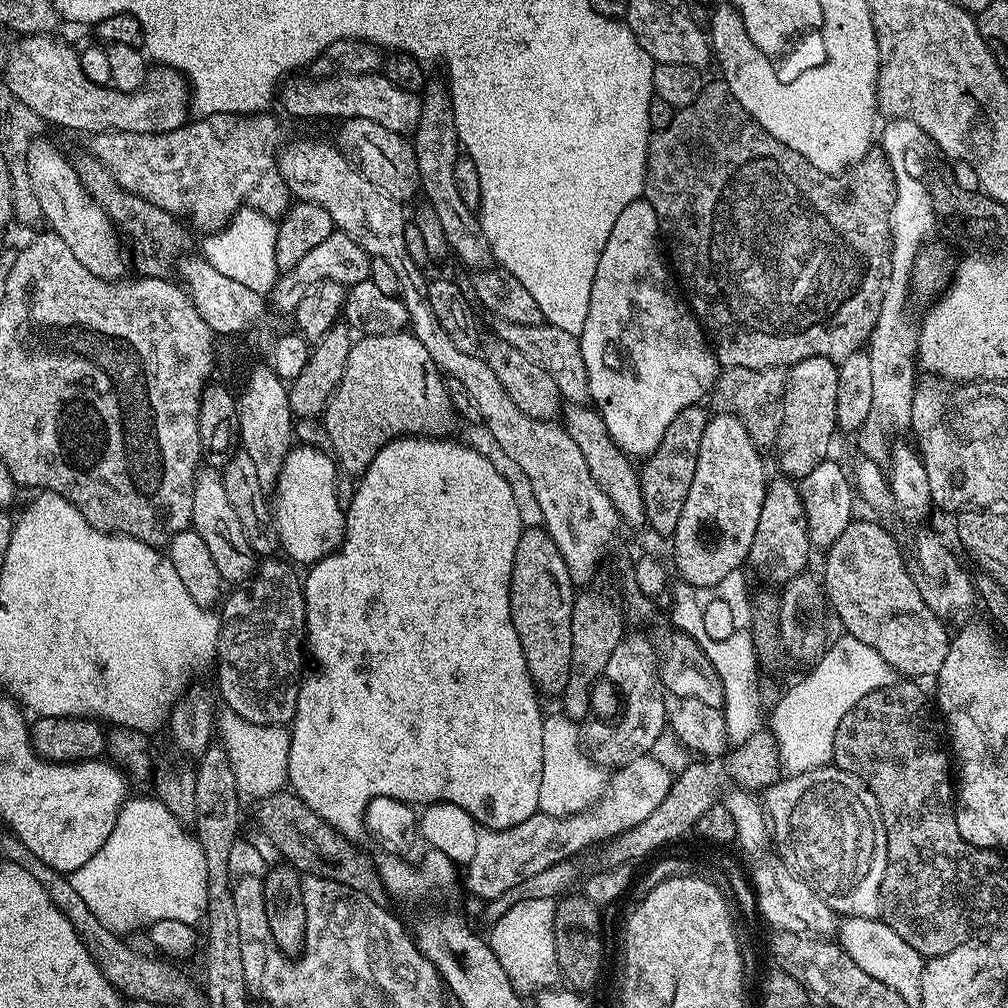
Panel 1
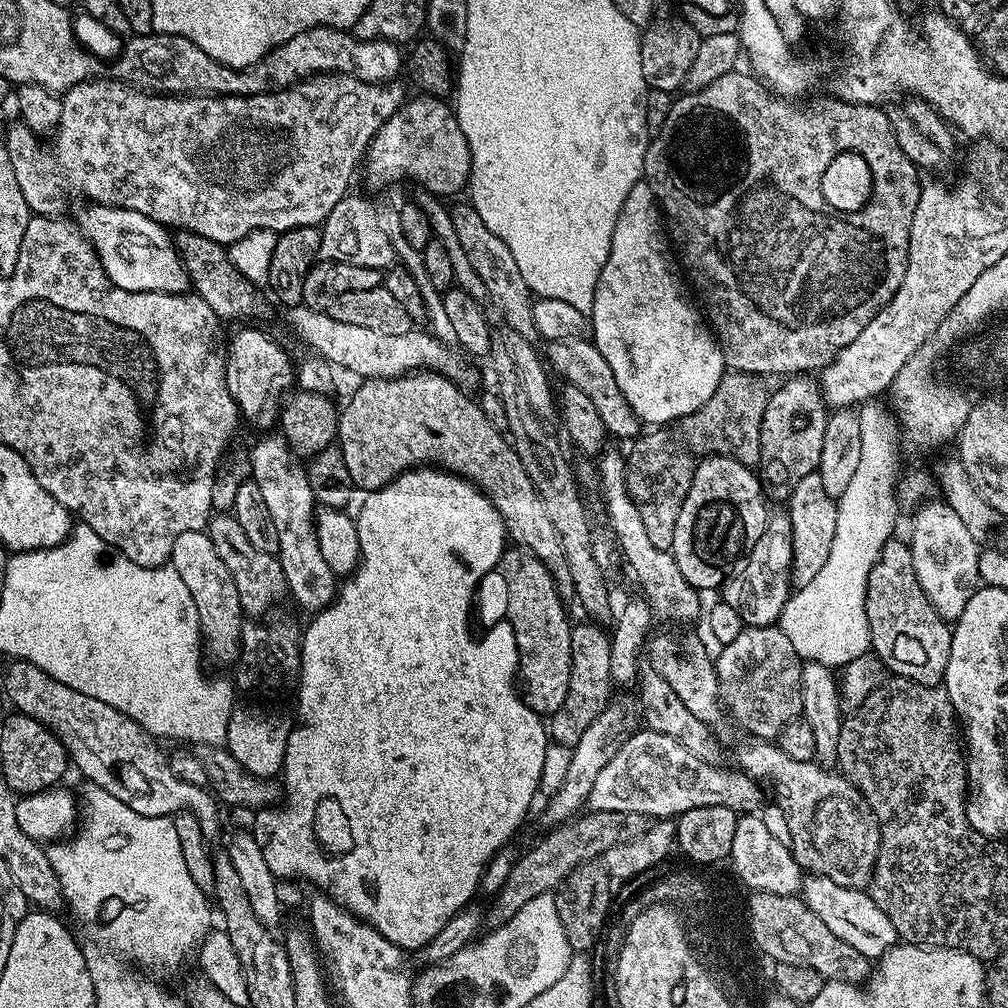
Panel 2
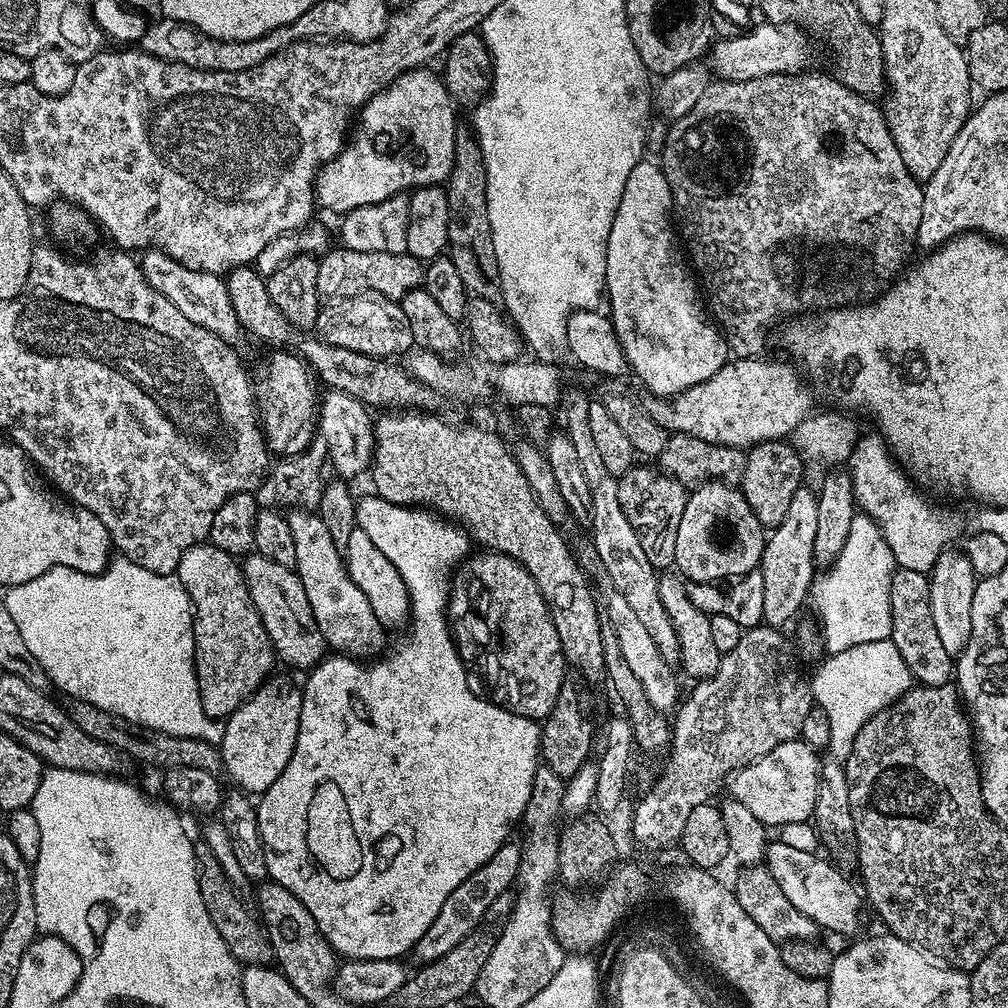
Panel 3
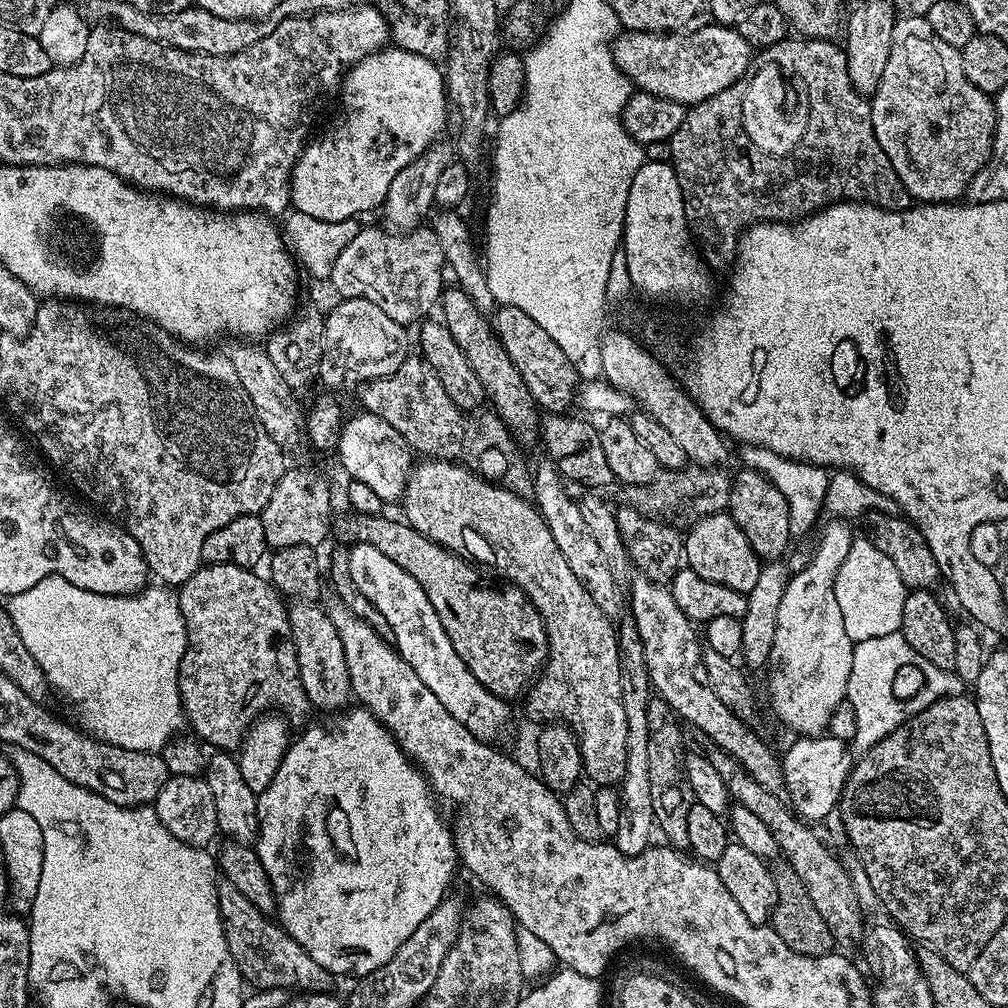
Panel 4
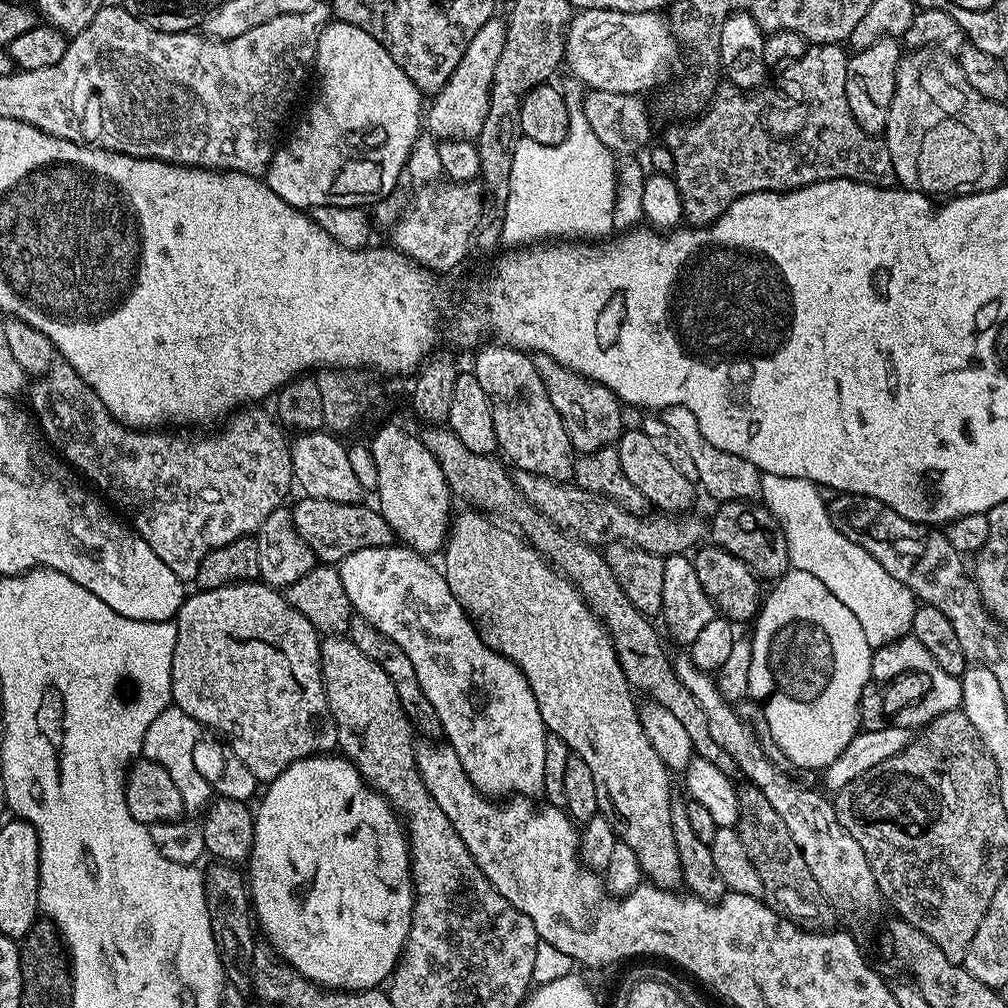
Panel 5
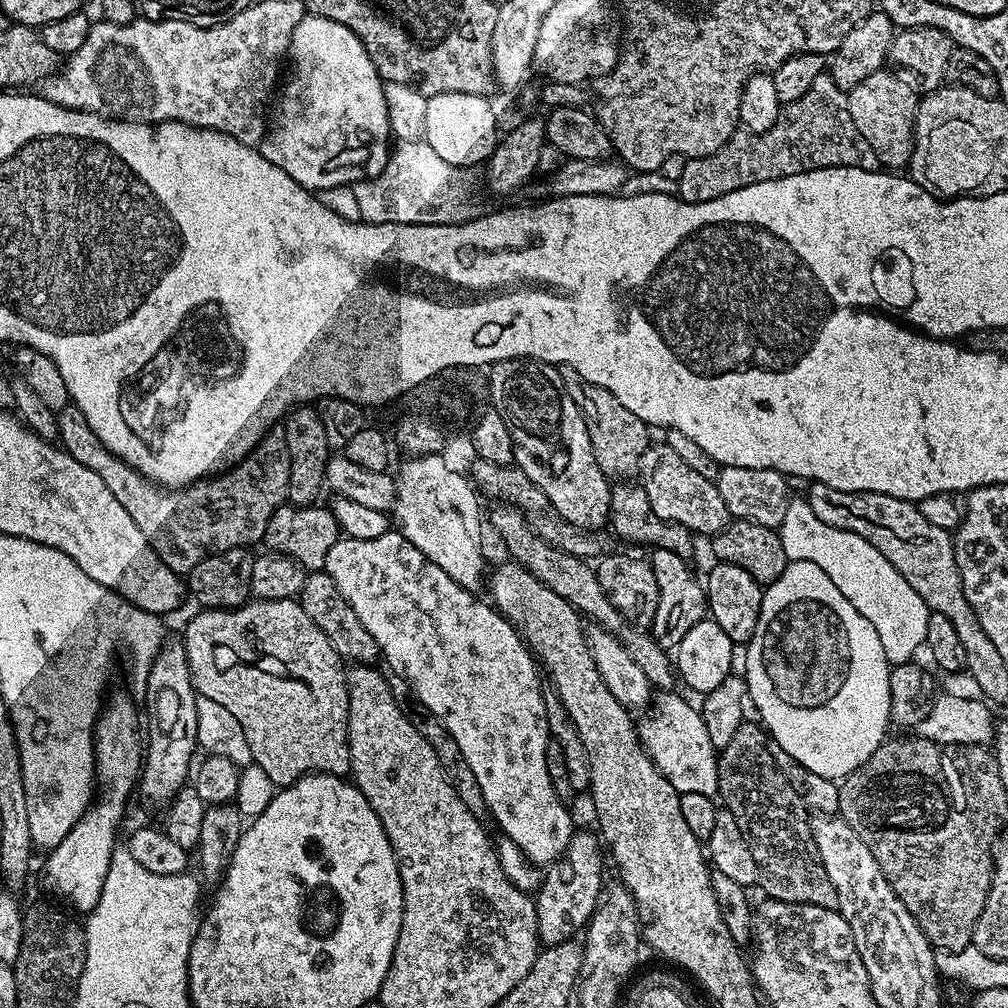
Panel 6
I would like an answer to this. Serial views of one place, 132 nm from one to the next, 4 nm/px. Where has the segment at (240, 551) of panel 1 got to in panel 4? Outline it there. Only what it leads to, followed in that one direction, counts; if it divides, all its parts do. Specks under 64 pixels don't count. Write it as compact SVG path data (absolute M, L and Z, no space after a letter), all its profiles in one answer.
M296 602L288 608L288 621L309 705L313 709L321 708L324 714L347 709L353 694L346 670L346 654L342 652L342 638L338 638L338 630L334 630L334 622L330 622L327 611L316 602Z

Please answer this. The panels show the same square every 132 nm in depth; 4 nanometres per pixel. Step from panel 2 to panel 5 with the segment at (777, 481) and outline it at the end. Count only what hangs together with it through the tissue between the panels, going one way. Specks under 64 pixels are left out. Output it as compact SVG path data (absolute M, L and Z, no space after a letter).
M726 500L720 508L710 516L710 540L715 547L734 554L761 581L775 582L790 570L788 563L788 547L786 534L782 534L782 526L776 516L763 503L751 500Z

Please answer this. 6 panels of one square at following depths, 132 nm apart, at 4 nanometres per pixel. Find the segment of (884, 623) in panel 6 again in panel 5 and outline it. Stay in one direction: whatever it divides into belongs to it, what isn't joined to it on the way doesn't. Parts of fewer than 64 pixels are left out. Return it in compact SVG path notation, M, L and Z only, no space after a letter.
M769 472L763 473L760 477L762 503L775 514L776 520L782 526L782 534L786 534L789 565L797 572L814 574L814 578L818 578L818 582L822 582L822 586L826 586L826 590L830 590L830 594L838 598L838 602L843 602L858 618L862 634L866 634L866 642L870 642L874 650L893 644L911 633L918 601L906 585L898 582L898 578L894 578L894 574L890 574L890 570L886 570L886 566L878 562L878 558L862 550L858 542L850 542L846 534L842 534L833 526L827 507L822 506L822 500L820 504L820 492L821 489L817 485L802 478L786 478L782 474Z

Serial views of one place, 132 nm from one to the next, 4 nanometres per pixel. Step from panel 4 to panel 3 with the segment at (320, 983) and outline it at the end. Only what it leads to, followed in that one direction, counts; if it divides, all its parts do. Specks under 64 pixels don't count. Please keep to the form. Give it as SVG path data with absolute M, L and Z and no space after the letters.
M203 842L197 843L195 850L196 877L198 878L198 890L202 894L202 906L206 906L206 910L210 914L210 922L214 922L214 926L218 926L218 934L222 934L230 954L244 966L268 964L273 959L272 943L268 941L268 934L254 915L253 909L249 905L248 909L240 901L241 893L228 881L222 866L218 866L218 858L214 858L208 845Z

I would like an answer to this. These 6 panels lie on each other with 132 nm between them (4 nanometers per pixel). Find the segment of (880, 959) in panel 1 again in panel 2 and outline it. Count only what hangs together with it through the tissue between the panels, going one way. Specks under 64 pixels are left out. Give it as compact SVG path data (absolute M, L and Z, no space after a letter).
M808 874L802 880L802 899L838 938L842 938L842 942L846 942L846 946L858 950L860 956L879 958L897 943L898 937L890 918L878 910L867 891L840 886L825 876Z

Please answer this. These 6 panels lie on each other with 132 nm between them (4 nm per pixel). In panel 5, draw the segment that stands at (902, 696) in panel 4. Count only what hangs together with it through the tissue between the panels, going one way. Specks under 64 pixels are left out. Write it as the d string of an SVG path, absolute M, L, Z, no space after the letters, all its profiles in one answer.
M909 634L900 640L896 640L893 644L887 644L873 651L873 681L878 682L878 680L881 680L881 682L887 682L905 674L920 674L916 672L925 672L928 675L928 684L926 680L926 687L919 698L905 704L899 712L895 713L895 723L902 728L929 724L930 721L942 714L957 711L962 702L960 677L954 674L946 674L946 670L942 670L942 666L938 666L938 662L934 662L934 658L930 658L926 646L922 646L922 642L918 642L915 636Z

